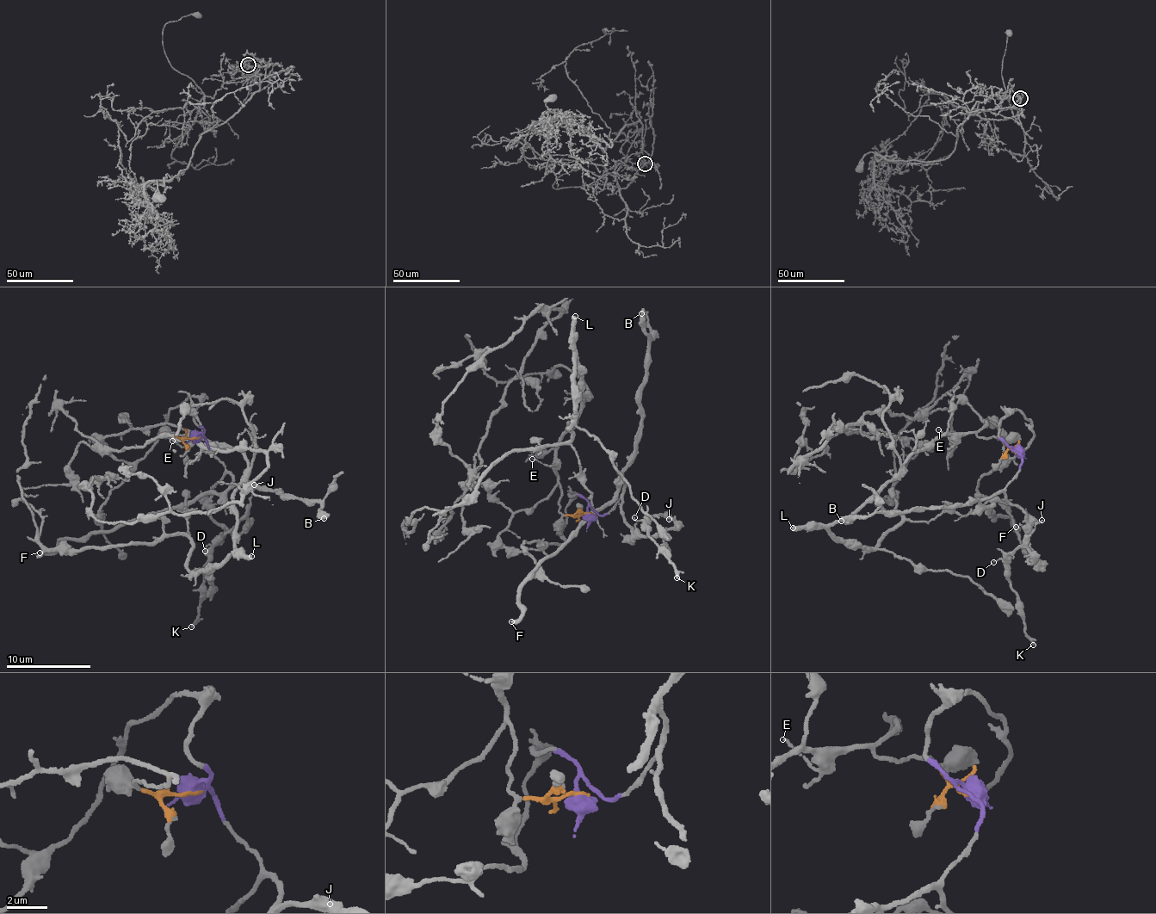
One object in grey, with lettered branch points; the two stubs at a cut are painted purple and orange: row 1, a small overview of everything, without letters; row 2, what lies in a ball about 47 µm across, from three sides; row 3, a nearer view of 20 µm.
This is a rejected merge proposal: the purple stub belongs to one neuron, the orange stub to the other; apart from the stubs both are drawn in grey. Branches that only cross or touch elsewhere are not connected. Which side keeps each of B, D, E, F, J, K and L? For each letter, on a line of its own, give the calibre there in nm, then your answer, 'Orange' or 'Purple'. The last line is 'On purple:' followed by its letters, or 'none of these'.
B: Thickness 550 nm. Purple
D: Thickness 110 nm. Purple
E: Thickness 100 nm. Orange
F: Thickness 360 nm. Purple
J: Thickness 140 nm. Purple
K: Thickness 260 nm. Purple
L: Thickness 440 nm. Orange
On purple: B, D, F, J, K

